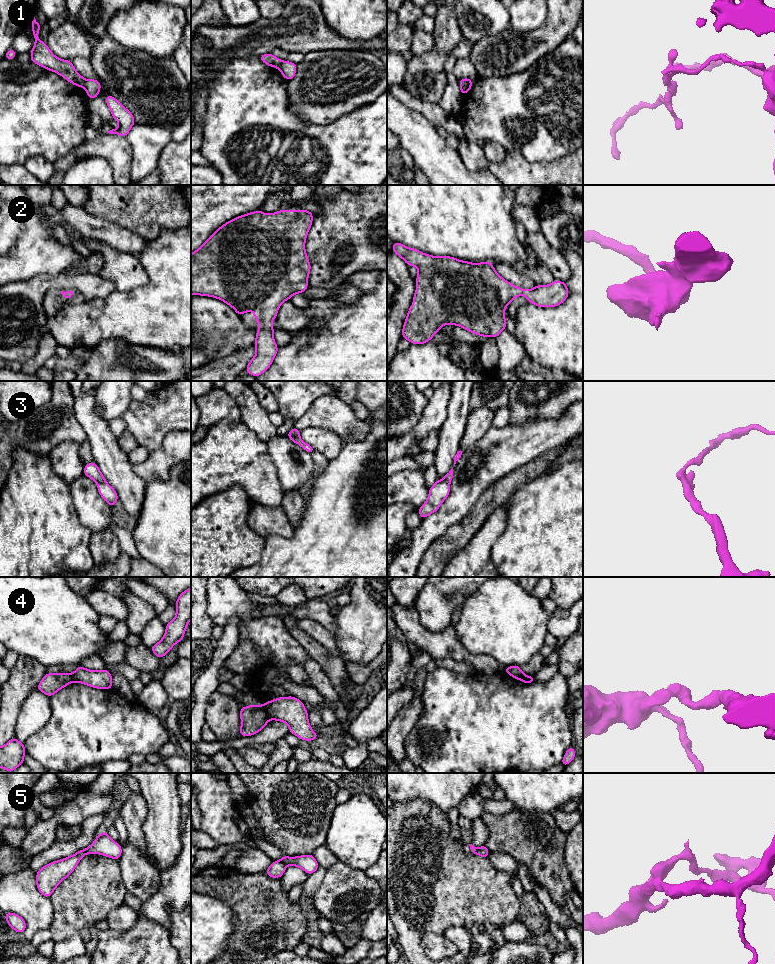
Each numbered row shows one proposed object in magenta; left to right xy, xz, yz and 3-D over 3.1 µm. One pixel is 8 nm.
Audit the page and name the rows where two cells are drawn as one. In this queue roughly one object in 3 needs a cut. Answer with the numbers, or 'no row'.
1, 3, 4, 5

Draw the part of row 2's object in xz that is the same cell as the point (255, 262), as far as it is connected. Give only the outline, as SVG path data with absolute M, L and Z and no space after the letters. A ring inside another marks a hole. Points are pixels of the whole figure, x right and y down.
M260 209L226 222L191 254L192 295L222 300L239 316L253 311L256 323L261 323L254 342L256 354L245 369L254 377L269 368L278 352L272 321L280 305L309 287L311 265L305 241L312 221L312 212L305 209L285 209L271 214Z

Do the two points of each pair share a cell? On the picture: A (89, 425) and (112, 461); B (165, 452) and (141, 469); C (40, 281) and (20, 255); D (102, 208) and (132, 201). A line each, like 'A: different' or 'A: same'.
A: same
B: same
C: different
D: same

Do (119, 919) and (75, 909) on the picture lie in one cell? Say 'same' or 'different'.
different

